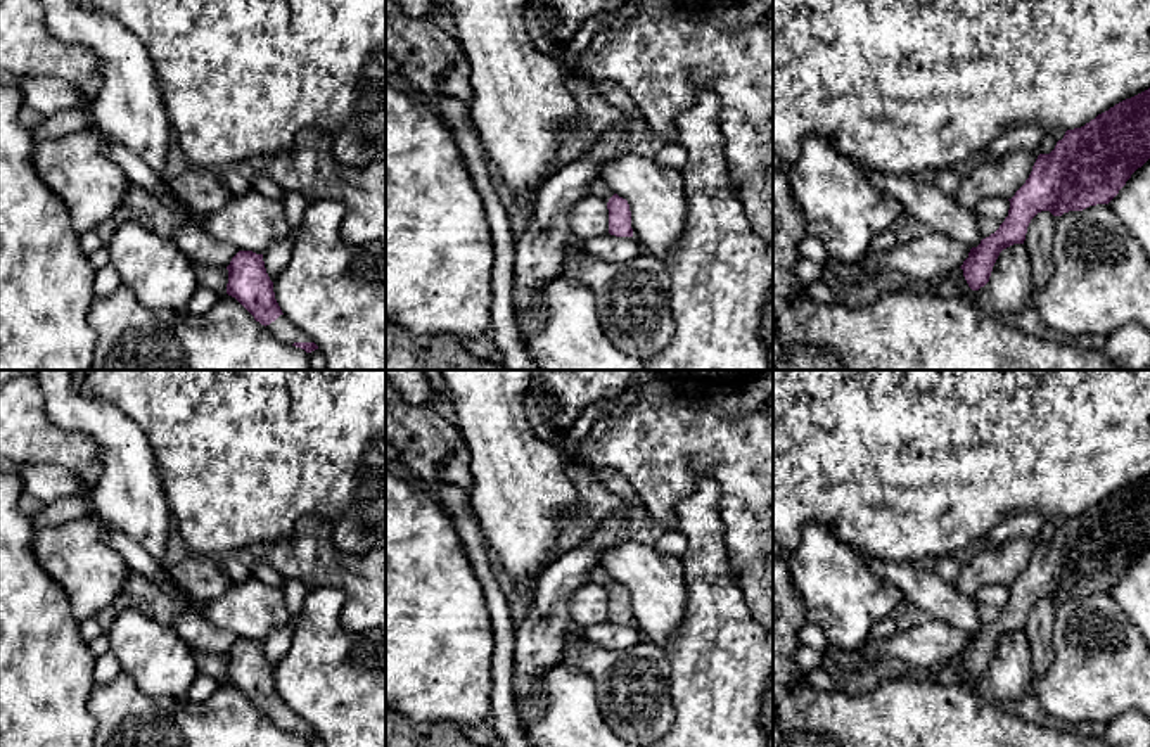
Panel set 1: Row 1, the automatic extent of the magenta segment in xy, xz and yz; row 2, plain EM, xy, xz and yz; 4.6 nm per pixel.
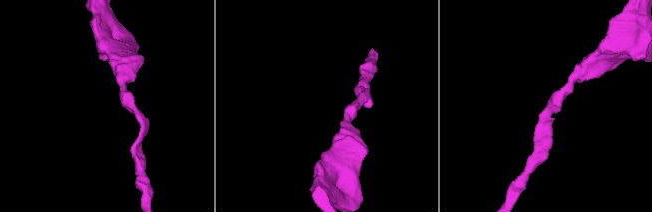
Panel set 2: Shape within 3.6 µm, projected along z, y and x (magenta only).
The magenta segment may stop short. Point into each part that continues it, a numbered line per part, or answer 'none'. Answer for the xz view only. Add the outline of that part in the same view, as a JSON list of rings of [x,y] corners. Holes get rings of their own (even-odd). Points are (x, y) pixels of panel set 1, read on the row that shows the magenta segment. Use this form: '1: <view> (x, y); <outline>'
none

